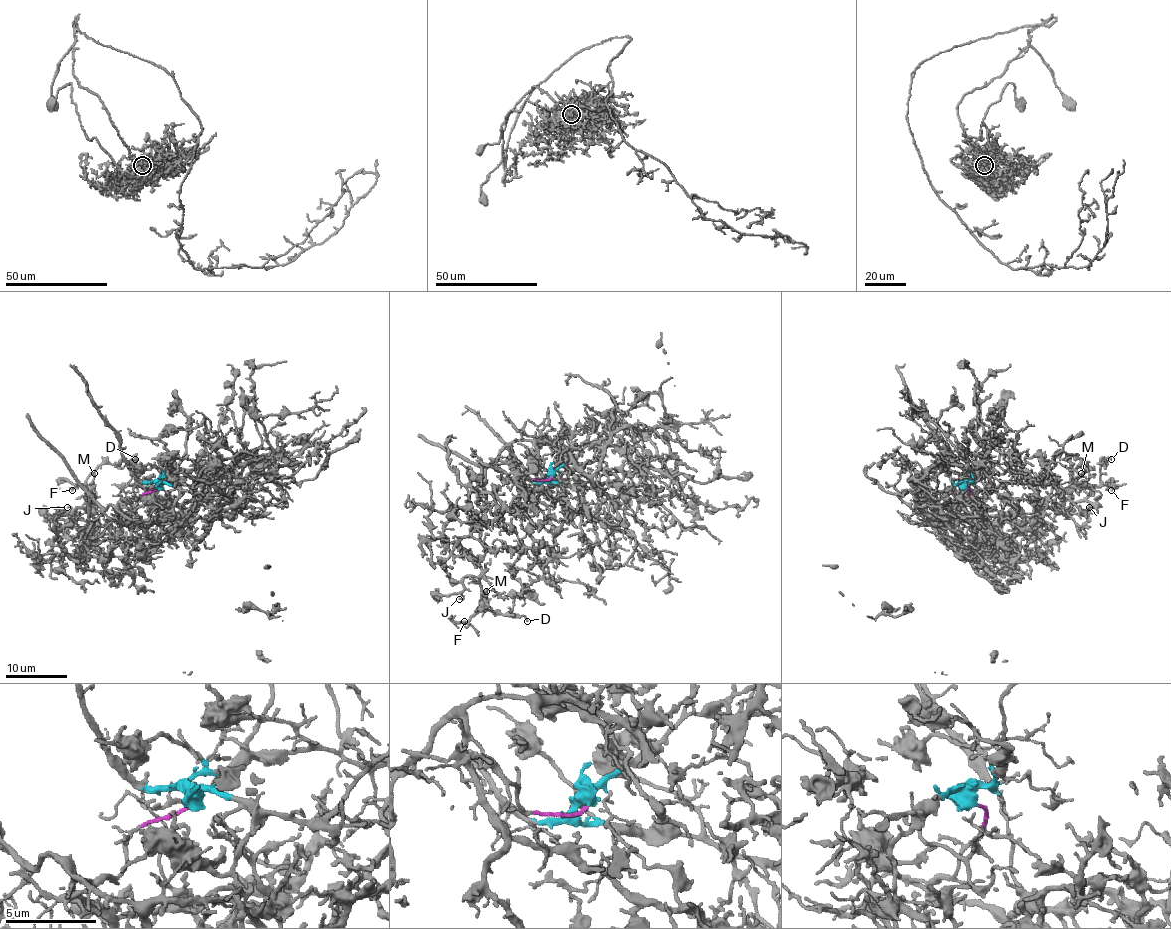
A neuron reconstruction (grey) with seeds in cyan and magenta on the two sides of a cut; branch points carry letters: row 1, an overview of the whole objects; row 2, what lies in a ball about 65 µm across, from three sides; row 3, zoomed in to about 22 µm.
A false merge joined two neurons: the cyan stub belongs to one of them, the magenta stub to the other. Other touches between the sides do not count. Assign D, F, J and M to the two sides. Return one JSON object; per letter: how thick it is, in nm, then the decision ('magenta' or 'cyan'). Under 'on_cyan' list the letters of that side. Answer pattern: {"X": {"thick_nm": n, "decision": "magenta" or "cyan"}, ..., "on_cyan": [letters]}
{"D": {"thick_nm": 130, "decision": "magenta"}, "F": {"thick_nm": 150, "decision": "magenta"}, "J": {"thick_nm": 120, "decision": "magenta"}, "M": {"thick_nm": 130, "decision": "magenta"}, "on_cyan": []}

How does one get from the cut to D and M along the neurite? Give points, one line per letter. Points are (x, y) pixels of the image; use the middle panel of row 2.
D: (551, 476), (495, 460), (481, 472), (485, 517), (458, 543), (481, 570), (478, 610), (528, 621)
M: (551, 476), (495, 460), (481, 472), (485, 515), (460, 546), (480, 567), (481, 600), (486, 590)

